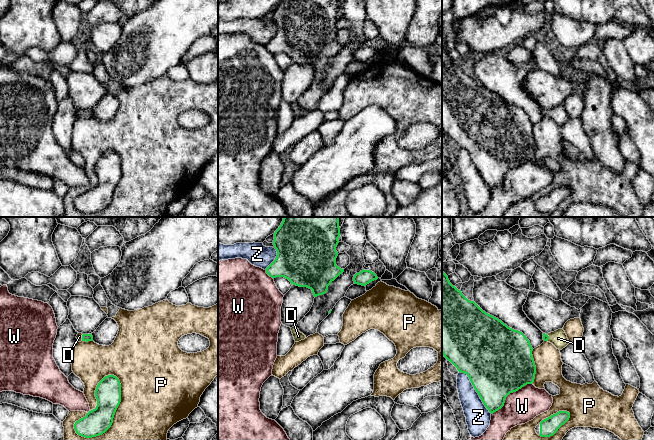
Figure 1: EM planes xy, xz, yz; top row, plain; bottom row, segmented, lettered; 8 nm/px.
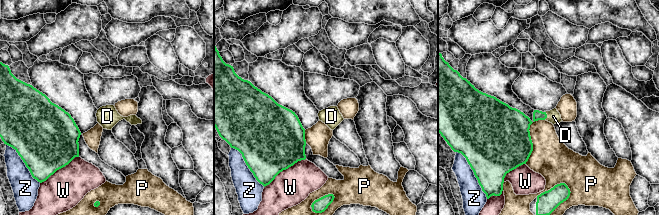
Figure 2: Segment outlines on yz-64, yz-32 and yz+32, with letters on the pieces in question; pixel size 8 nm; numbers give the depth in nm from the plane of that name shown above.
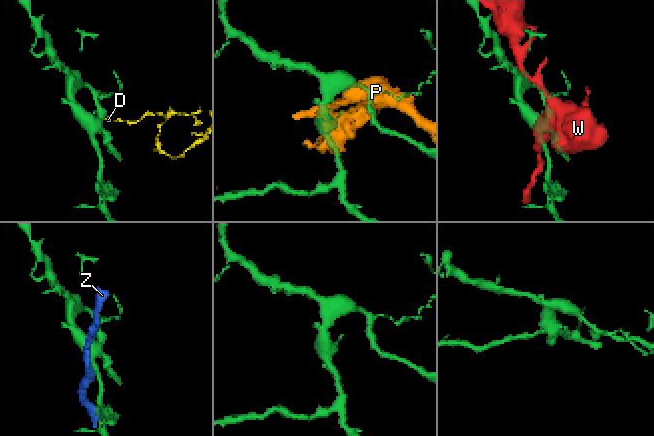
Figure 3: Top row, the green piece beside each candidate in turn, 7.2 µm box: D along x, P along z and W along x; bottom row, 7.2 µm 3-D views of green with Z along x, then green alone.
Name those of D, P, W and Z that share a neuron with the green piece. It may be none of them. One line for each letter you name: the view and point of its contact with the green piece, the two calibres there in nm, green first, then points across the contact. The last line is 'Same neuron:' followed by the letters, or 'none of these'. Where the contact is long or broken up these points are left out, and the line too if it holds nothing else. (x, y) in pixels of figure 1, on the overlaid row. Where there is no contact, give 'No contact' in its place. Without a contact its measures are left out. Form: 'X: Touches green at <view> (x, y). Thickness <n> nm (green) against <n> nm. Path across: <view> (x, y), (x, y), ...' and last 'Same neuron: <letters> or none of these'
D: Touches green at xy (82, 337). Thickness 60 nm (green) against 50 nm. Path across: xy (85, 337), (82, 337), (79, 336)
Same neuron: D

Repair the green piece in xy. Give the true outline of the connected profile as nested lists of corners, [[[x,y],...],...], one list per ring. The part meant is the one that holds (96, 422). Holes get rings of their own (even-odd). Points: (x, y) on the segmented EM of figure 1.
[[[114,375],[105,376],[95,390],[97,406],[74,424],[76,433],[92,438],[105,433],[112,425],[115,412],[121,402],[121,384]]]

